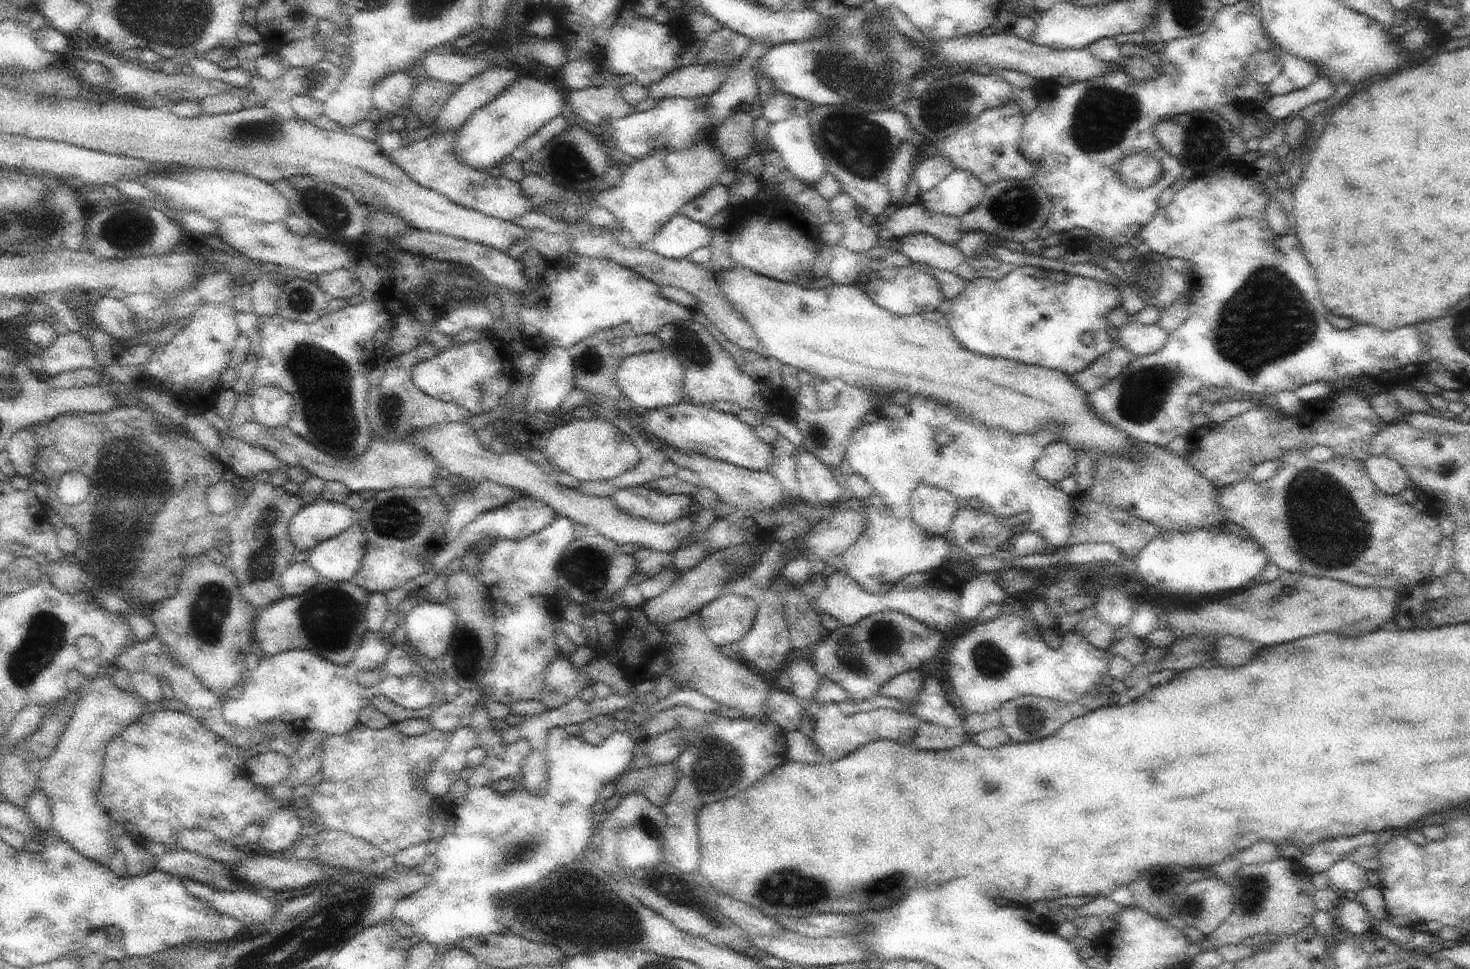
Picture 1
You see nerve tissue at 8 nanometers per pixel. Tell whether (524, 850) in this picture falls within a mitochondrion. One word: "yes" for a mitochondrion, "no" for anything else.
yes

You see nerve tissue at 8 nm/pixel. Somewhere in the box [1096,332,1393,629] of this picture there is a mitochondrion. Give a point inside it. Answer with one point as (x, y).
(1326, 523)

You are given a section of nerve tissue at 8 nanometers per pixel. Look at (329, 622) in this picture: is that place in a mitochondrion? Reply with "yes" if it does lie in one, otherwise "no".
yes

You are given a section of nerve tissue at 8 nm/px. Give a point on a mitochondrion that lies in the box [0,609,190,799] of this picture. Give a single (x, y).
(46, 635)

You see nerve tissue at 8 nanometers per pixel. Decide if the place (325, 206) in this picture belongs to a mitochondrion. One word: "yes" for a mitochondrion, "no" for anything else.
yes

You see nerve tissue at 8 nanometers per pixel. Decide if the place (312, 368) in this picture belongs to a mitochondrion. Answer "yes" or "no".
yes

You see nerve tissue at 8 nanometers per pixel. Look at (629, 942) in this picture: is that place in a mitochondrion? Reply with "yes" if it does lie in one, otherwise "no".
yes

